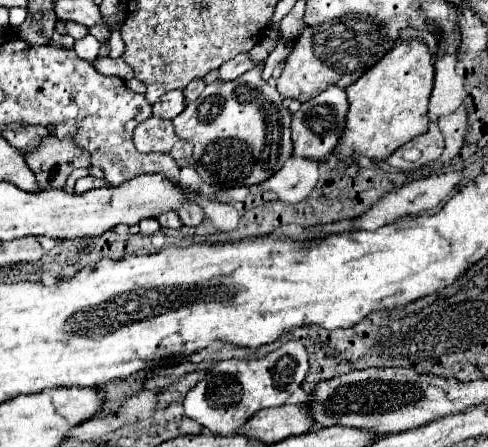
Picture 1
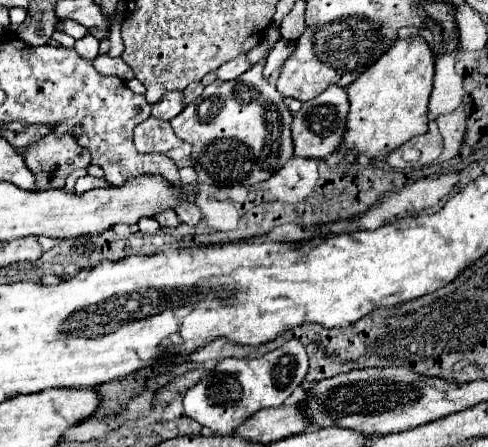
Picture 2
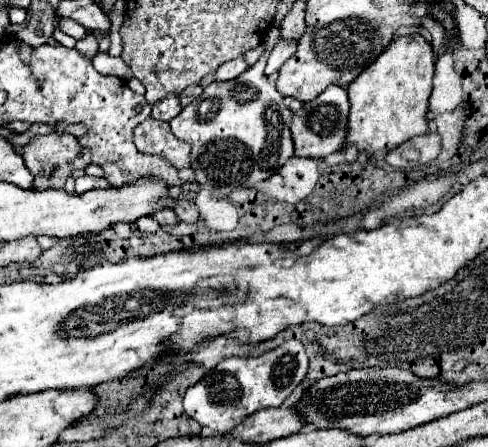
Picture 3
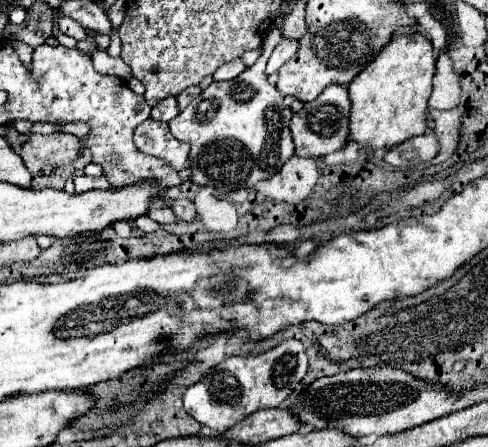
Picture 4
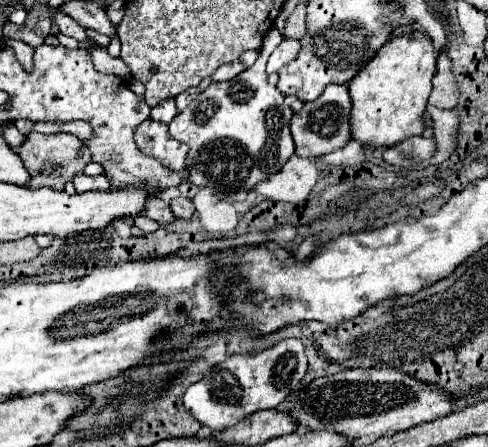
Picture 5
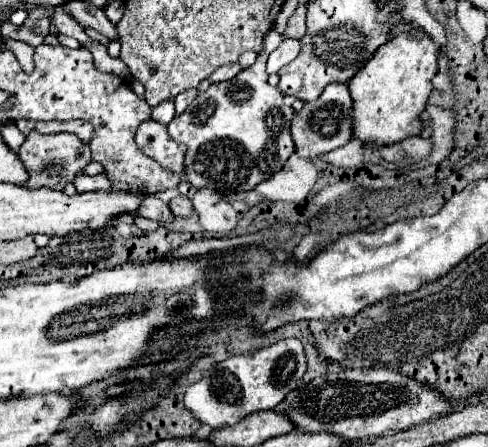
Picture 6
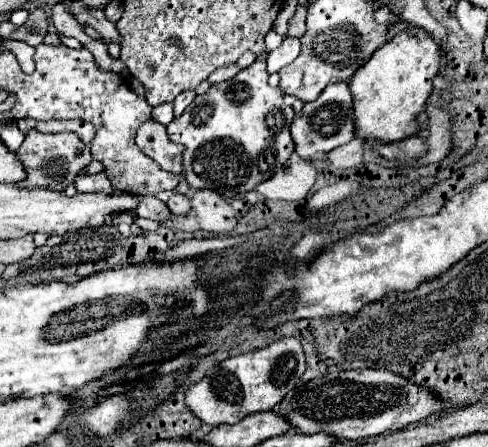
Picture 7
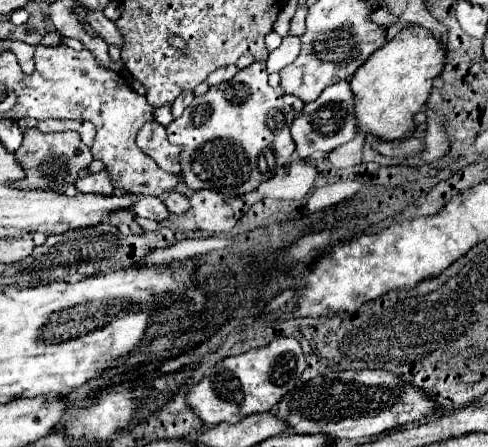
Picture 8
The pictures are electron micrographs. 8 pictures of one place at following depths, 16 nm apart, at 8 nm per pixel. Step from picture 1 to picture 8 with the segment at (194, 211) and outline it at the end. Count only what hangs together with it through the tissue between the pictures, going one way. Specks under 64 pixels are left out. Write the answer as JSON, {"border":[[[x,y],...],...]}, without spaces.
{"border":[[[168,190],[168,196],[166,196],[164,204],[166,204],[168,212],[172,212],[172,214],[182,214],[190,208],[190,200],[184,194],[178,194],[174,190]]]}

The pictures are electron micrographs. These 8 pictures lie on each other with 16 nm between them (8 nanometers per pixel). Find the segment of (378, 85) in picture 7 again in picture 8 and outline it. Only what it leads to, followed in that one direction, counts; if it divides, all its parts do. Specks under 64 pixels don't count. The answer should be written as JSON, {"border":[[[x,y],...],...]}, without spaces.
{"border":[[[422,26],[402,28],[390,42],[366,60],[350,86],[356,96],[356,118],[362,134],[374,134],[384,140],[396,140],[414,130],[414,114],[426,104],[432,82],[446,64],[446,46]]]}

